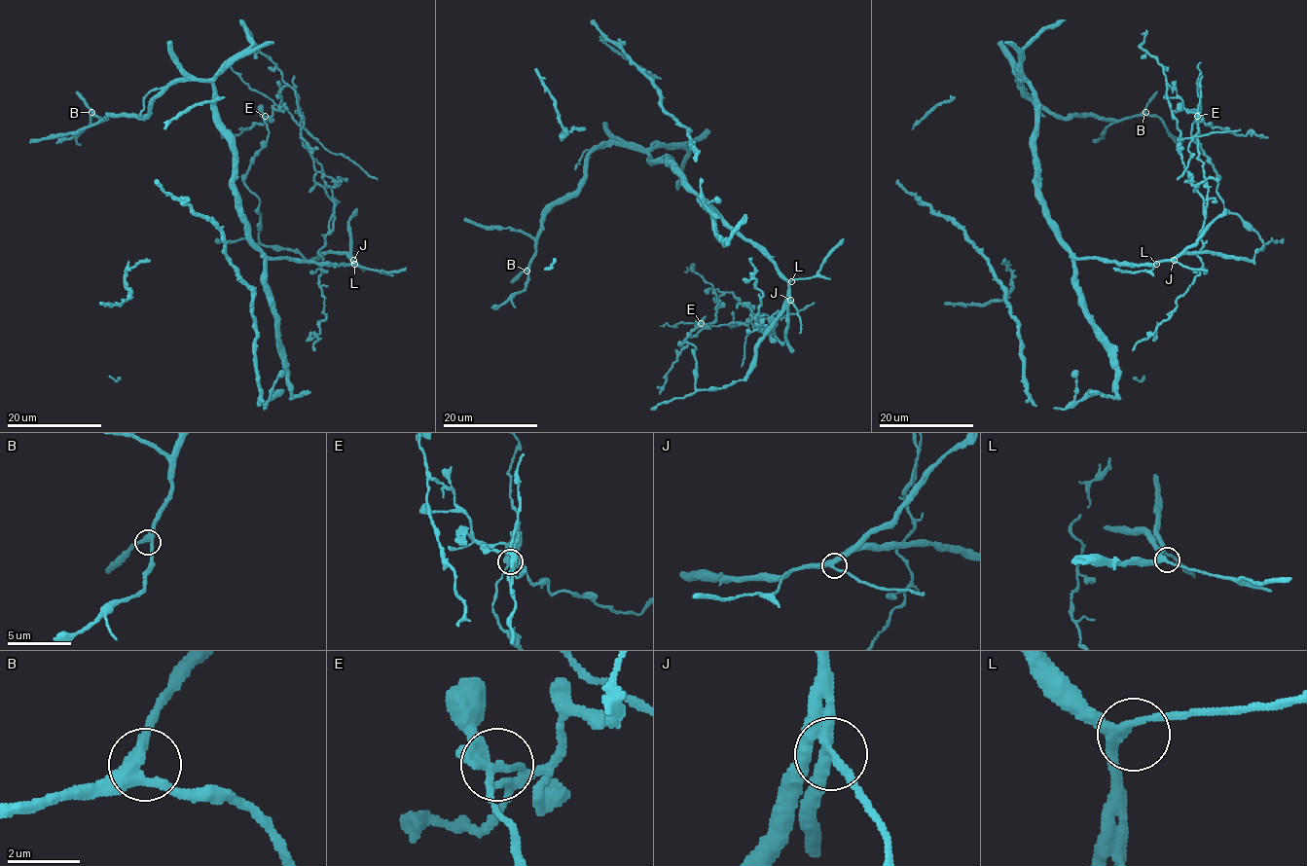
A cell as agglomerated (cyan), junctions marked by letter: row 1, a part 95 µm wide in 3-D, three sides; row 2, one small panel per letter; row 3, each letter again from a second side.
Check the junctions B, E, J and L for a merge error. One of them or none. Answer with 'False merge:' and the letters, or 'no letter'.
False merge: E

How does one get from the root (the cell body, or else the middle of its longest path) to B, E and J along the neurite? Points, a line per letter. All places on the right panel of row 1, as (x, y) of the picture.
B: (1101, 260), (1077, 258), (1050, 219), (1034, 157), (1034, 88), (1019, 81), (1026, 95), (1064, 118), (1145, 112)
E: (1101, 260), (1155, 265), (1195, 253), (1252, 260), (1262, 248), (1223, 205), (1217, 174), (1190, 132), (1197, 116)
J: (1101, 260), (1133, 265), (1155, 265), (1174, 260)

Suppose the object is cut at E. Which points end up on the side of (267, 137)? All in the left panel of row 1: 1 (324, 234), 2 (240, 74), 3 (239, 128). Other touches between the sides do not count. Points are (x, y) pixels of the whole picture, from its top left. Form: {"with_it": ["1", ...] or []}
{"with_it": []}

